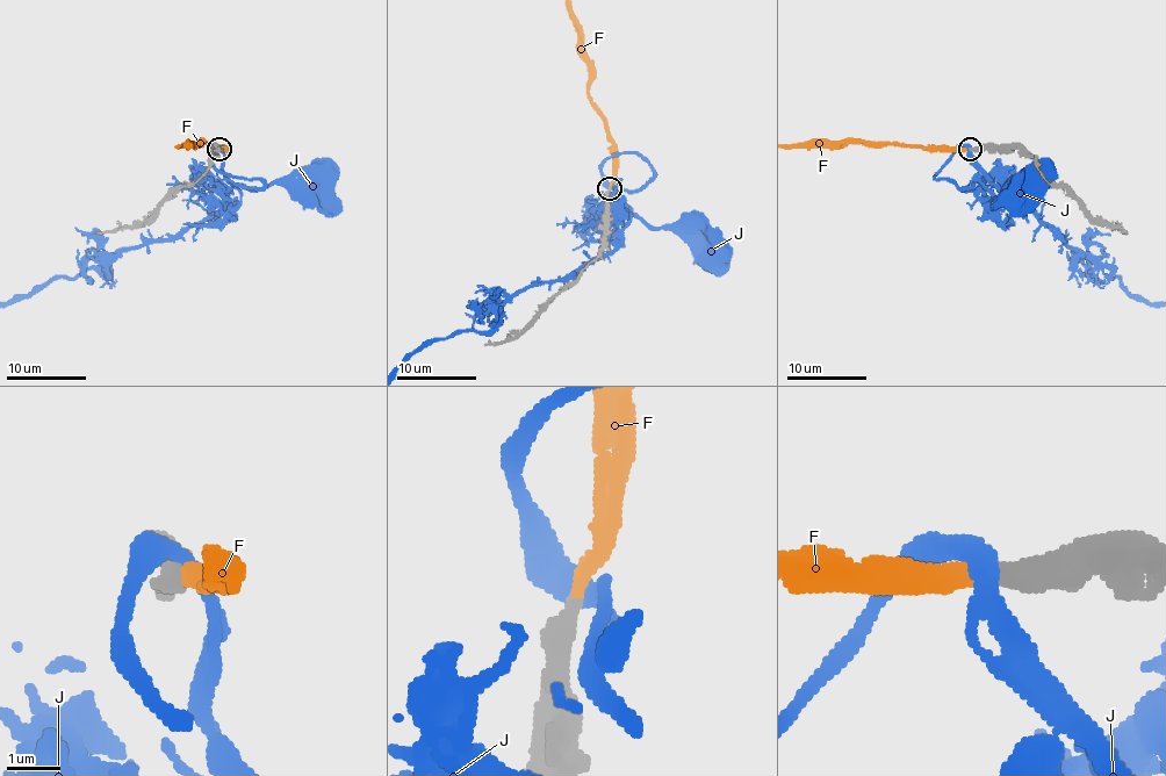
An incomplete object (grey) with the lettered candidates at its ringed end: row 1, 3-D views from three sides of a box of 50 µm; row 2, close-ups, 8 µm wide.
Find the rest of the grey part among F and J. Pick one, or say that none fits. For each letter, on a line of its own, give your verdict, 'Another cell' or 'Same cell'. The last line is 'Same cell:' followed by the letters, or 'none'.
F: Same cell
J: Another cell
Same cell: F

